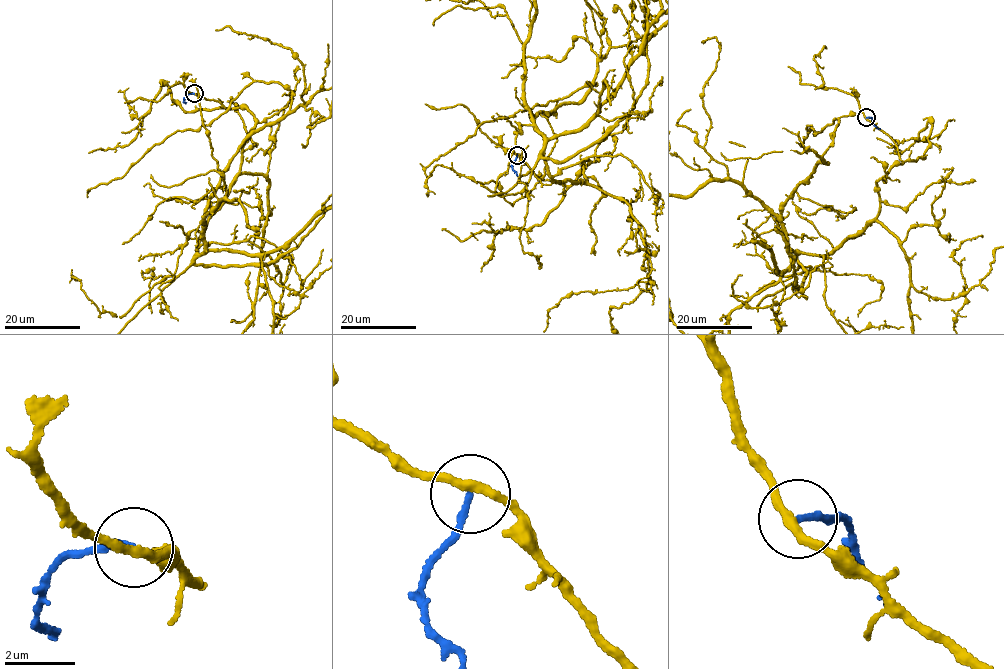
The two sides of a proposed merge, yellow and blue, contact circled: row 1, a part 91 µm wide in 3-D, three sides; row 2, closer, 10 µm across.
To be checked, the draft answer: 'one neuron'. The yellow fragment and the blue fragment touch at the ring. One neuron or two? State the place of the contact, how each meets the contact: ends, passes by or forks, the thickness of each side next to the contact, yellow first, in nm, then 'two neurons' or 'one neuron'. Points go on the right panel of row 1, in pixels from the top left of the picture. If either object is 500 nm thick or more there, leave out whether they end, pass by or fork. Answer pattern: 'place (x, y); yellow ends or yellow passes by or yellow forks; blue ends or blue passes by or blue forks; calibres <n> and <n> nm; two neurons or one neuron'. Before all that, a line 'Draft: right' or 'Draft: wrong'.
Draft: wrong
place (866, 117); yellow passes by; blue ends; calibres 260 and 180 nm; two neurons

